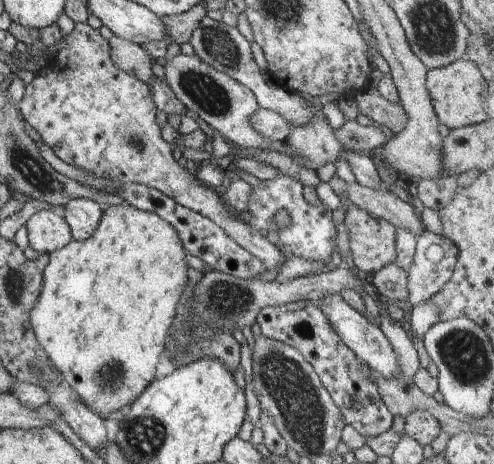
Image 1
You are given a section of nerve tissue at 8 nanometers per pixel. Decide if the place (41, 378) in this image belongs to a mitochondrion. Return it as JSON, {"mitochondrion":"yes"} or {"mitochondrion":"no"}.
{"mitochondrion":"no"}

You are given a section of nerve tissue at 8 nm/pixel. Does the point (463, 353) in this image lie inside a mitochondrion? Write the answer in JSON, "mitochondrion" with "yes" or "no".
{"mitochondrion":"yes"}

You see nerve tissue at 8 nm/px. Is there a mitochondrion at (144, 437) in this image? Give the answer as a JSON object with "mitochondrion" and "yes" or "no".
{"mitochondrion":"yes"}

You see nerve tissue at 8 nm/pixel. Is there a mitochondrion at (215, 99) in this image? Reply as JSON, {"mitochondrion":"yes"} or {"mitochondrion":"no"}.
{"mitochondrion":"yes"}

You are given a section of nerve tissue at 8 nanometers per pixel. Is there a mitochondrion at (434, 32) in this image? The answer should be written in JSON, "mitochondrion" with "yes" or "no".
{"mitochondrion":"yes"}

